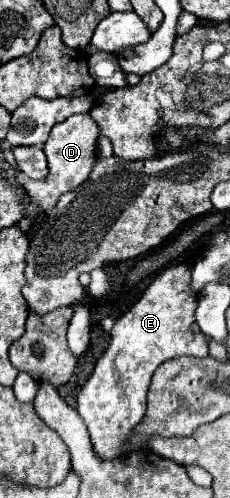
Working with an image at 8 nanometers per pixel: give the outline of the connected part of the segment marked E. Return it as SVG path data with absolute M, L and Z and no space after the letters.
M178 263L164 269L152 281L142 299L112 327L108 349L96 361L94 373L78 393L76 411L88 427L94 453L100 459L110 461L120 457L124 447L132 441L134 427L146 415L146 393L158 365L180 355L208 355L206 337L190 331L198 305L198 295L190 291L190 273L190 263Z

